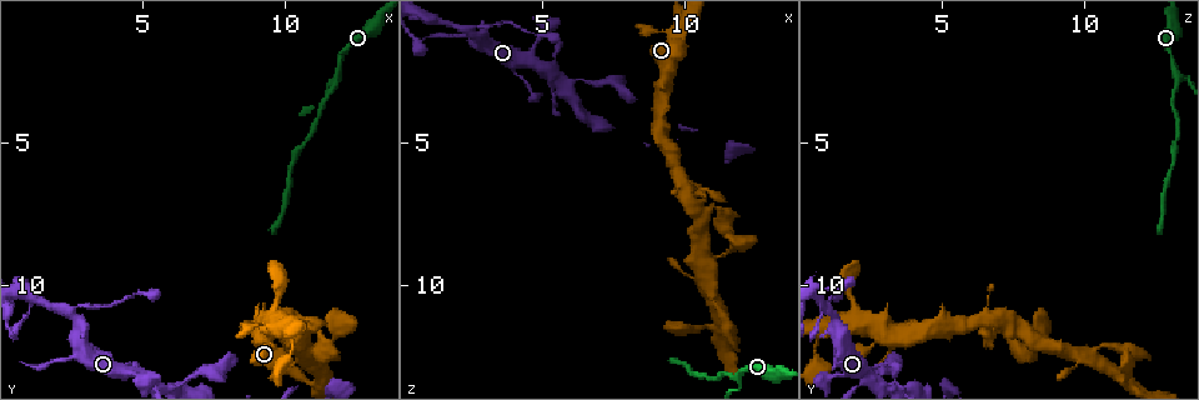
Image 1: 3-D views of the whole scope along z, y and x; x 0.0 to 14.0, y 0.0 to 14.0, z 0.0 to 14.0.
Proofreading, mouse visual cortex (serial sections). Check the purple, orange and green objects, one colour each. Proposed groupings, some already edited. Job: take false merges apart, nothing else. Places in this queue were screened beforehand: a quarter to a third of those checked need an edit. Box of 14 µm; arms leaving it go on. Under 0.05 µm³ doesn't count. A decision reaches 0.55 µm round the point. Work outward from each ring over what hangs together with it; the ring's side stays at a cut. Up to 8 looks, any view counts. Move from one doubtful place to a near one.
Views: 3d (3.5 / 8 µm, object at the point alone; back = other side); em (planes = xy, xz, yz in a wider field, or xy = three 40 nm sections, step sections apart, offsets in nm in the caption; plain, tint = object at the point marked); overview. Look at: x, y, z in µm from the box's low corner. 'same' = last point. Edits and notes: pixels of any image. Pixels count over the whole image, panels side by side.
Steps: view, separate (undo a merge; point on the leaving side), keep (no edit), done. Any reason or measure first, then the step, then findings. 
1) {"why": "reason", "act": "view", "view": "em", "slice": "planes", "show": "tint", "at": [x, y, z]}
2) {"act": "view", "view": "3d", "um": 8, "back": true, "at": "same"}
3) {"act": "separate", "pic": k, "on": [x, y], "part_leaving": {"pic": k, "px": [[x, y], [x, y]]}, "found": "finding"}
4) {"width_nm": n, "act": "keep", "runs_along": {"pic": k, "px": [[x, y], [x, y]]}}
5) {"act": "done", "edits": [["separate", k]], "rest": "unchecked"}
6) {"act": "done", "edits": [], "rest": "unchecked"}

{"why": "three-way junction", "act": "view", "view": "3d", "um": 8, "at": [11.9, 2.7, 13.3]}

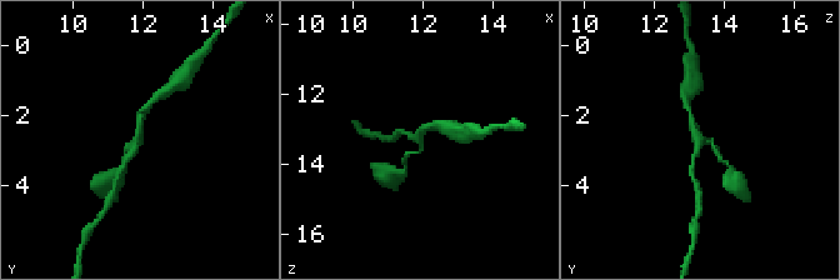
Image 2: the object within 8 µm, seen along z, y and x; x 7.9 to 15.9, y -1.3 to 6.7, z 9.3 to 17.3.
{"why": "zoom in", "act": "view", "view": "3d", "um": 3.5, "back": true, "at": [11.9, 2.7, 13.3]}

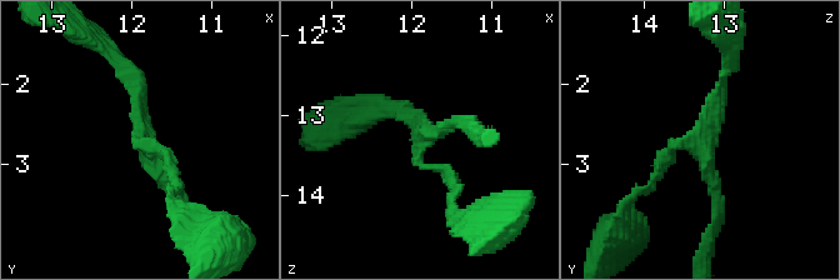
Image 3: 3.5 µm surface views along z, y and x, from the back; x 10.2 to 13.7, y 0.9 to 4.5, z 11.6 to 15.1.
{"arms": 3, "arm_widths_nm": [150, 150, 150], "act": "view", "view": "em", "slice": "planes", "show": "tint", "at": [11.80, 2.65, 13.25]}

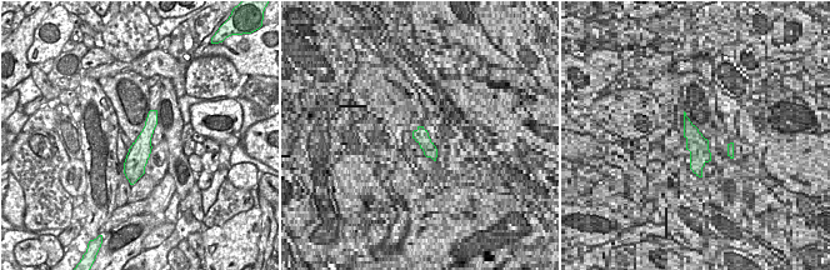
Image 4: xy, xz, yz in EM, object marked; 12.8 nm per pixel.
{"act": "keep", "runs_along": {"pic": 4, "px": [[154, 113], [136, 158], [131, 179]]}, "found": "one cell here"}

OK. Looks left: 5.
{"why": "a fork", "act": "view", "view": "3d", "um": 8, "at": [2.3, 10.9, 1.0]}

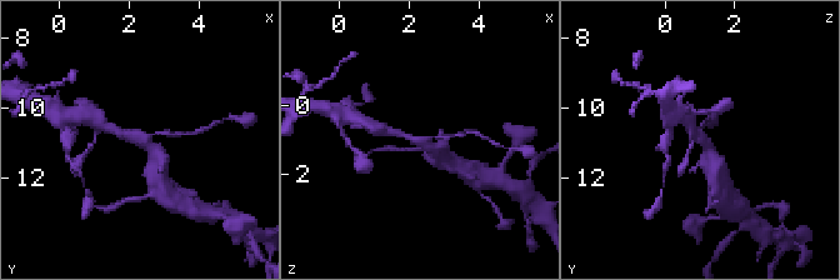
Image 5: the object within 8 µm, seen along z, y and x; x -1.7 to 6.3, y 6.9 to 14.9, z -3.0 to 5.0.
{"why": "zoom in", "act": "view", "view": "3d", "um": 3.5, "at": [2.4, 10.8, 1.1]}

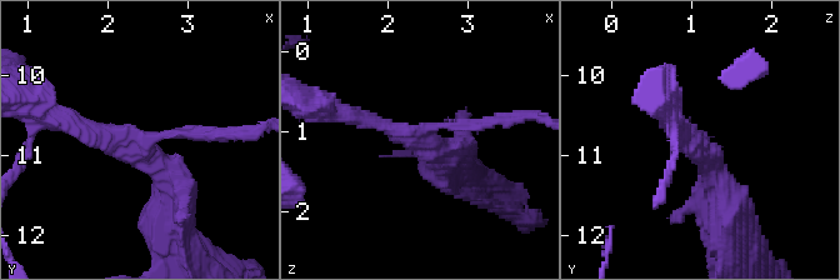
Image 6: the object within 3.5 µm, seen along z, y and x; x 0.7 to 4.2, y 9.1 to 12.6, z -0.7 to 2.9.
{"arms": 3, "arm_widths_nm": [150, 200, 300], "act": "view", "view": "em", "slice": "xy", "step": 3, "show": "tint", "at": [2.35, 10.90, 1.15]}

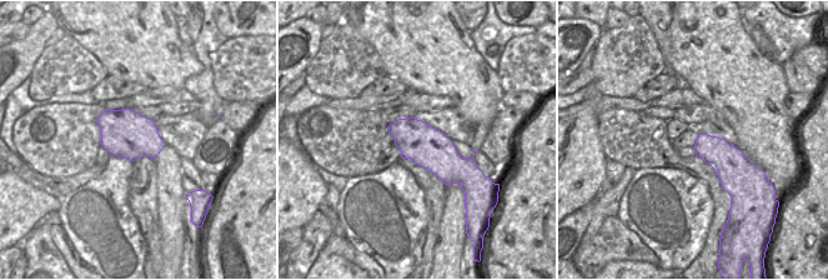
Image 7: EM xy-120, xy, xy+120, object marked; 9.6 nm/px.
{"act": "keep", "runs_along": {"pic": 6, "px": [[169, 214], [169, 176], [130, 138], [65, 119]]}, "found": "continuous, no second cell"}

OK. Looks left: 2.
{"why": "arms run side by side", "act": "view", "view": "3d", "um": 3.5, "at": [5.4, 13.5, 2.4]}

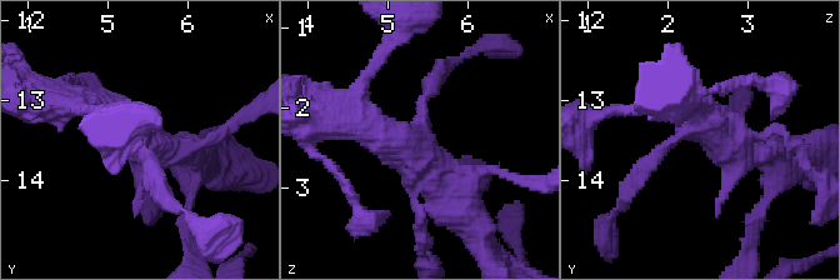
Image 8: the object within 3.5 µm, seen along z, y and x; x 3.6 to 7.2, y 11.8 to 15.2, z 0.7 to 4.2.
{"arms": 4, "arm_widths_nm": [200, 200, 300, 450], "act": "view", "view": "em", "slice": "xy", "step": 1, "show": "tint", "at": [5.40, 13.35, 2.30]}

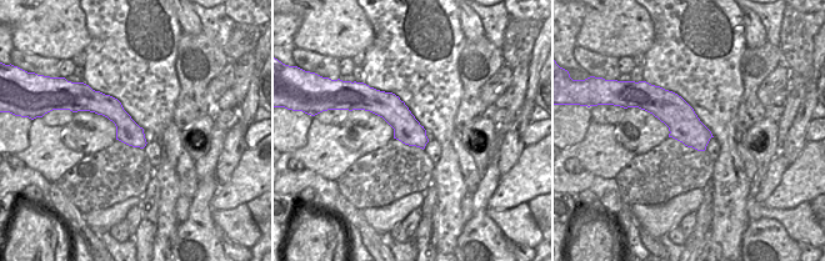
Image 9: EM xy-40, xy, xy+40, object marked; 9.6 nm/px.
{"width_nm": 260, "act": "keep", "runs_along": {"pic": 9, "px": [[85, 106], [106, 106], [143, 142]]}, "found": "one cell here"}

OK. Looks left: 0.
{"act": "done", "edits": [], "rest": "unchecked"}

